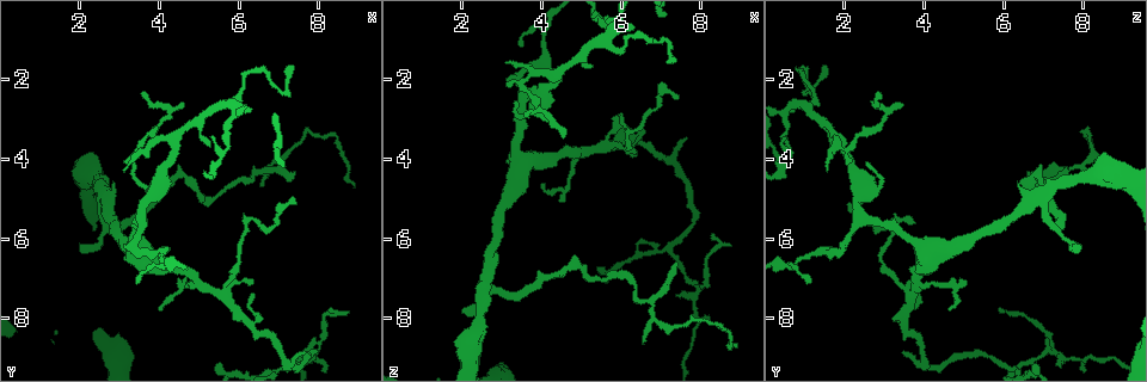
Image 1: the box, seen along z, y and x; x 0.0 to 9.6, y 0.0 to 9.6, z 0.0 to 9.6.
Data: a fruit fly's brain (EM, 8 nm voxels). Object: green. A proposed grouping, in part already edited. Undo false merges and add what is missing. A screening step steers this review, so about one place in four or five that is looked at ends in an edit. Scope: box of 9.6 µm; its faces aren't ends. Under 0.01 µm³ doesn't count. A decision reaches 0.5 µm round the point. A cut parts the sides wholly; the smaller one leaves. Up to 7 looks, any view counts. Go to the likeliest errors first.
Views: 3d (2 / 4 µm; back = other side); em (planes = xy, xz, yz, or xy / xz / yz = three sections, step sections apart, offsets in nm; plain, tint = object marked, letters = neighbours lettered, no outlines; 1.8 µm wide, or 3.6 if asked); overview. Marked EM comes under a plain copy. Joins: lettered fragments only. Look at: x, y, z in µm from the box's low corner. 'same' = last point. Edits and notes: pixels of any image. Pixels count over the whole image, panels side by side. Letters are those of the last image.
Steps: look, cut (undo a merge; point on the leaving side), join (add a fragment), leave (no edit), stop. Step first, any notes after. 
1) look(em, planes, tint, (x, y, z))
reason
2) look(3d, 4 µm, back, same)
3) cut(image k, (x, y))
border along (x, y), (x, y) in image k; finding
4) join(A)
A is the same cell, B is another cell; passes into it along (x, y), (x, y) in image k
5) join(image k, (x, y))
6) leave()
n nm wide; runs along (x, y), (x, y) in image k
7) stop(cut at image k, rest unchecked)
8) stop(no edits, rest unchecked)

look(em, planes, letters, (5.35, 5.00, 7.00))
sharp bend

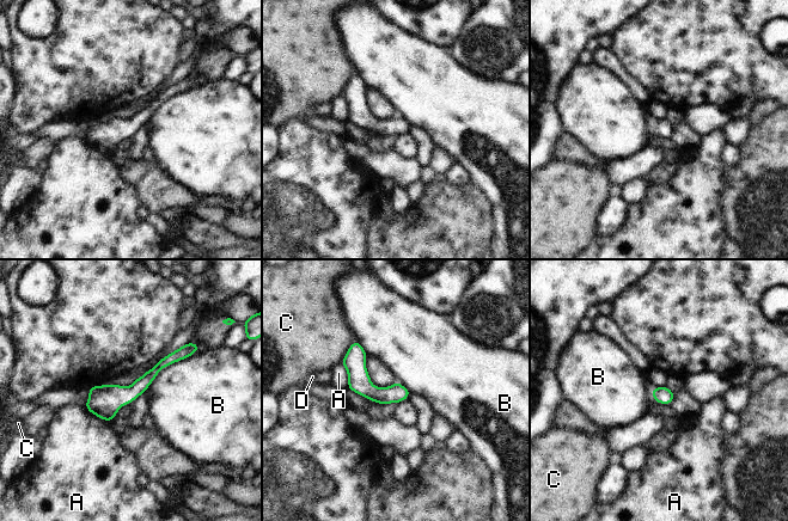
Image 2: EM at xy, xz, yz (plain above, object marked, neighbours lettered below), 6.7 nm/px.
leave()
B touches over 440 nm; A, B, C and D are other cells; border along (194, 353), (165, 366), (144, 391) in image 2; continuous, no second neuron

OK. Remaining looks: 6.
look(em, planes, letters, (4.90, 7.05, 3.80))
branch point

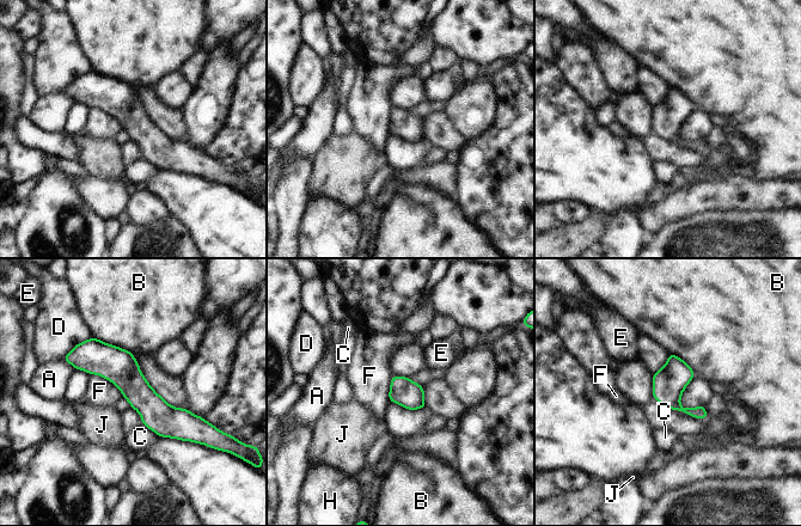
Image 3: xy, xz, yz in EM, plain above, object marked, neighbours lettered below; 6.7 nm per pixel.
leave()
190 nm wide; B touches over 300 nm; A, B, C, D, E, F, H and J are other cells; all the same neuron

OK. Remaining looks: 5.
look(3d, 4 µm, back, (2.00, 6.30, 7.90))
free end

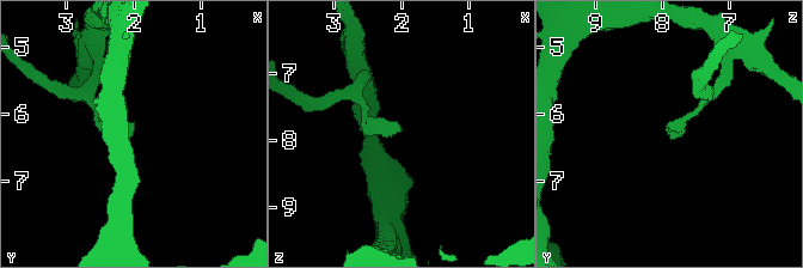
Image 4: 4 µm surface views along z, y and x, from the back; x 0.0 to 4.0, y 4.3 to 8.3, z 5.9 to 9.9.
look(em, yz, step 4, letters, (2.00, 6.30, 7.85))
need the tissue

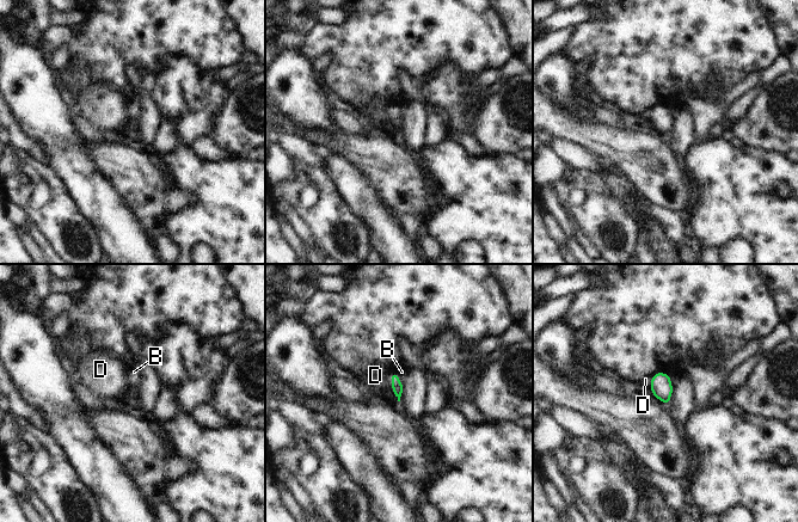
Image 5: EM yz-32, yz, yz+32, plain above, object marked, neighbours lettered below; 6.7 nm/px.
look(em, planes, letters, same)

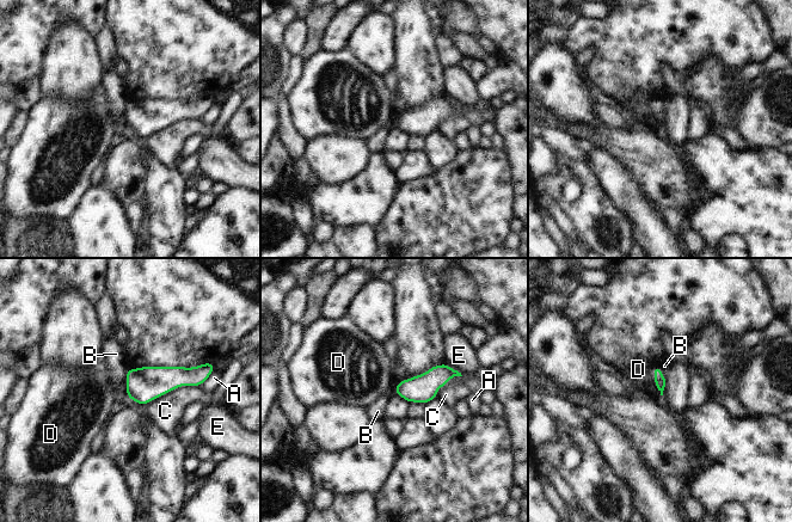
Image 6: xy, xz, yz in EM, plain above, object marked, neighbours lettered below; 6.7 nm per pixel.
leave()
C touches over 400 nm; A, B, C, D and E are other cells; border along (654, 367), (655, 387), (661, 395) in image 6; no lettered fragment goes on from it

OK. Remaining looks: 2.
stop(no edits, rest unchecked)

